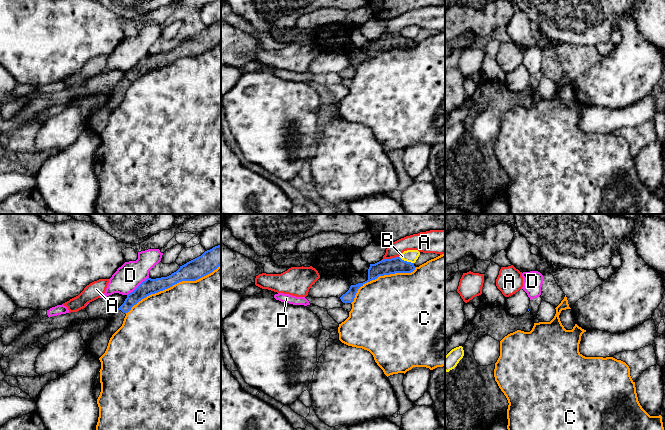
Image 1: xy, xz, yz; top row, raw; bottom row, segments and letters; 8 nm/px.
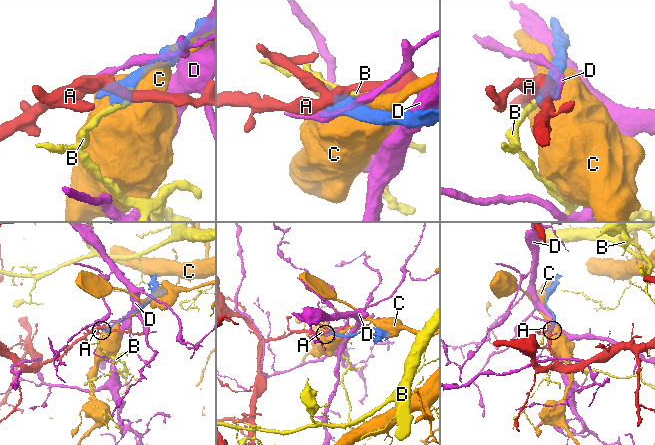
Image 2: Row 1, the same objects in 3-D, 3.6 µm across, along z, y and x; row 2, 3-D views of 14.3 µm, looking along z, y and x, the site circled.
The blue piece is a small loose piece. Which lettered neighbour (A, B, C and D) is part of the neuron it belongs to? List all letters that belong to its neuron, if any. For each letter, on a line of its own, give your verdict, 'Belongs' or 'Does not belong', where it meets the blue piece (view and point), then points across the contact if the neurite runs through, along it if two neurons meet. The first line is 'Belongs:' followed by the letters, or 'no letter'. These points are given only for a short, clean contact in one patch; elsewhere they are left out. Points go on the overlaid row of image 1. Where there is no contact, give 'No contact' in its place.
Belongs: no letter
A: Does not belong. Touches blue at xz (391, 258). Boundary: xz (398, 256), (382, 260)
B: Does not belong. Touches blue at xz (406, 261). Boundary: xz (399, 256), (413, 263)
C: Does not belong. Touches blue at xy (172, 285)
D: Does not belong. Touches blue at xy (138, 286)

